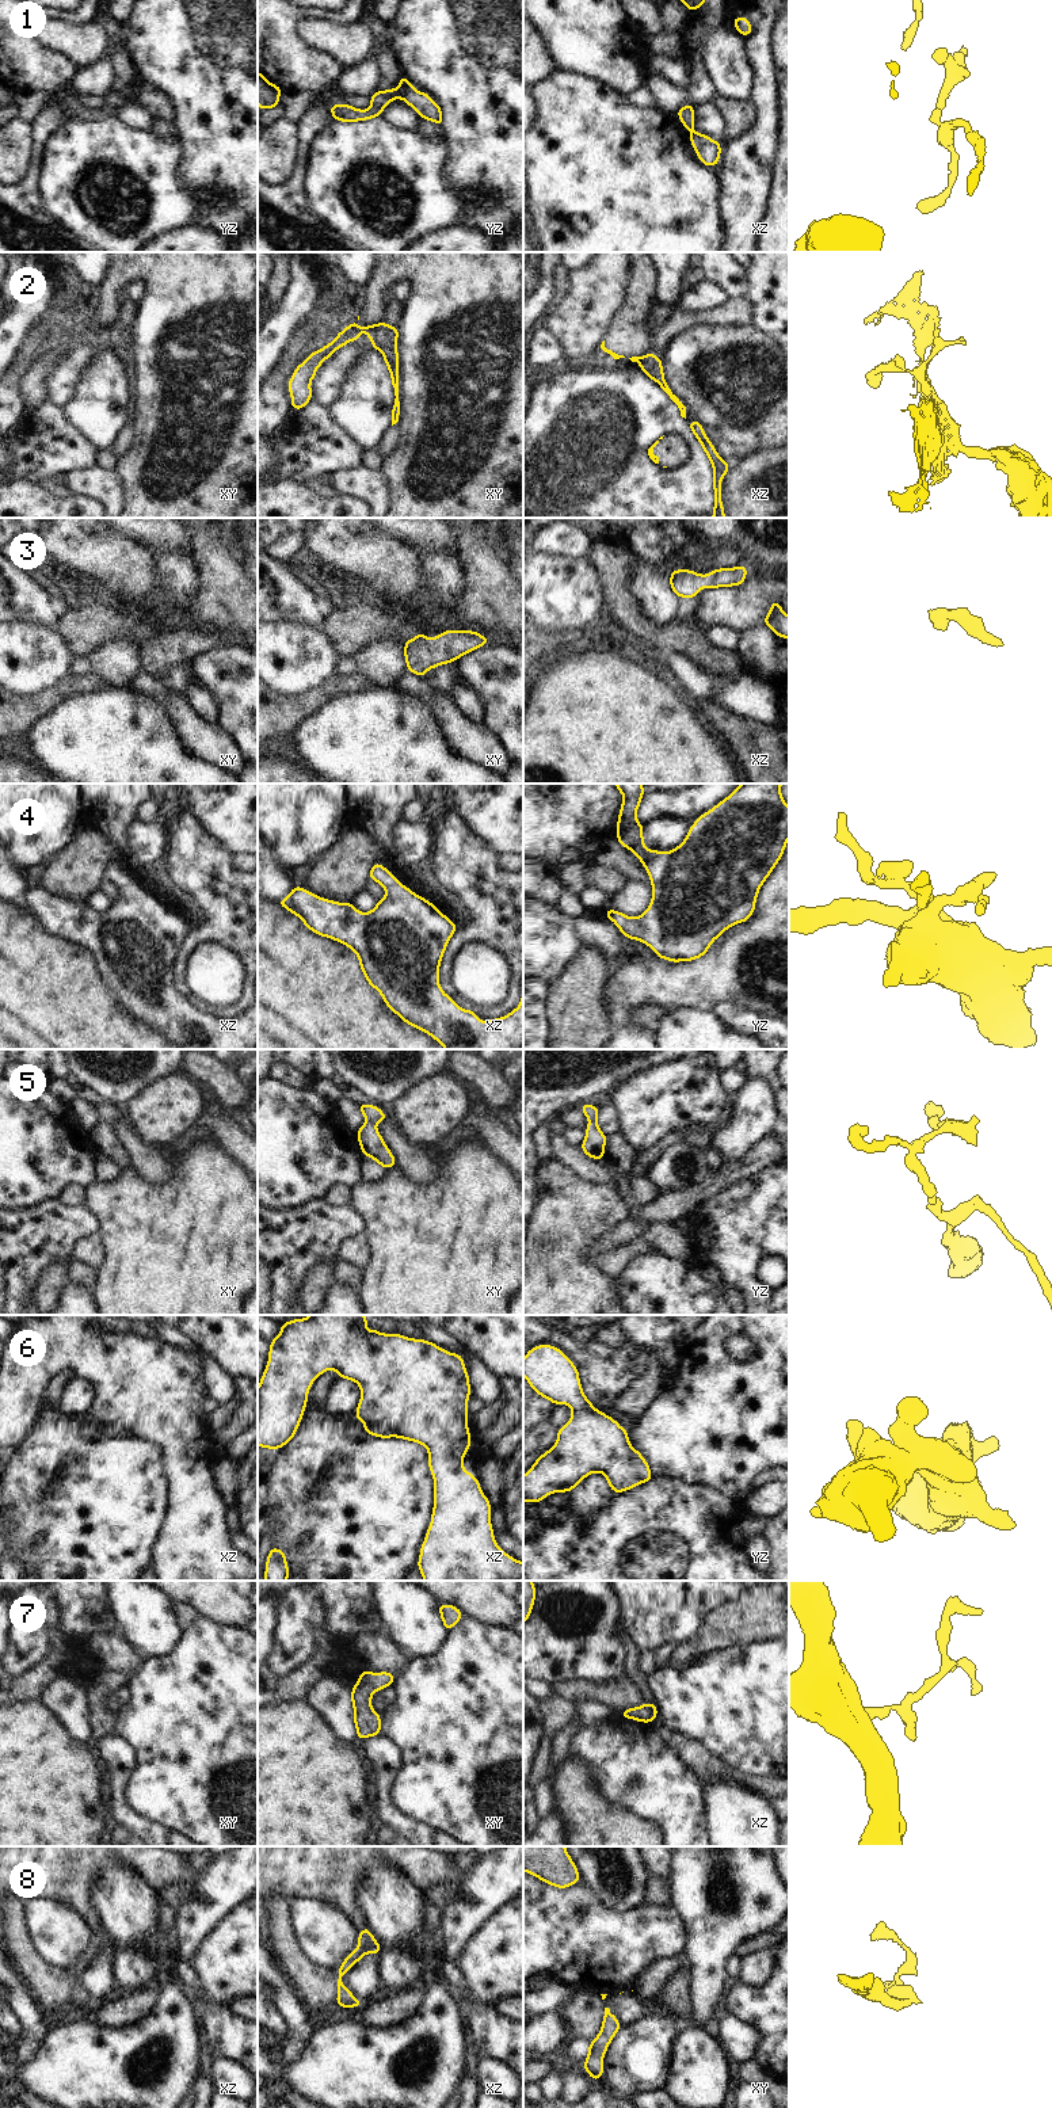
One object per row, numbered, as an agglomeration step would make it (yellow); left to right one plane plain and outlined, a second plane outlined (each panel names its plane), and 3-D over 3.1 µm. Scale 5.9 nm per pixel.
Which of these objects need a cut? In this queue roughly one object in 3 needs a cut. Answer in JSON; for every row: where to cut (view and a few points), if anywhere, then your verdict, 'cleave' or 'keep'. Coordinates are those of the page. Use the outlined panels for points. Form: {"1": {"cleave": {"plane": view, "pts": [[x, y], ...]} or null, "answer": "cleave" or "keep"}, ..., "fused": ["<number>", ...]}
{"1": {"cleave": {"plane": "yz", "pts": [[400, 90], [403, 98]]}, "answer": "cleave"}, "2": {"cleave": {"plane": "xy", "pts": [[377, 324], [368, 334]]}, "answer": "cleave"}, "3": {"cleave": null, "answer": "keep"}, "4": {"cleave": null, "answer": "keep"}, "5": {"cleave": null, "answer": "keep"}, "6": {"cleave": null, "answer": "keep"}, "7": {"cleave": null, "answer": "keep"}, "8": {"cleave": null, "answer": "keep"}, "fused": ["1", "2"]}

